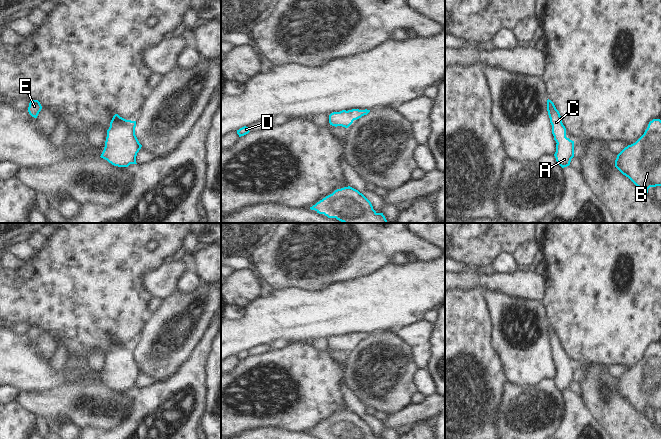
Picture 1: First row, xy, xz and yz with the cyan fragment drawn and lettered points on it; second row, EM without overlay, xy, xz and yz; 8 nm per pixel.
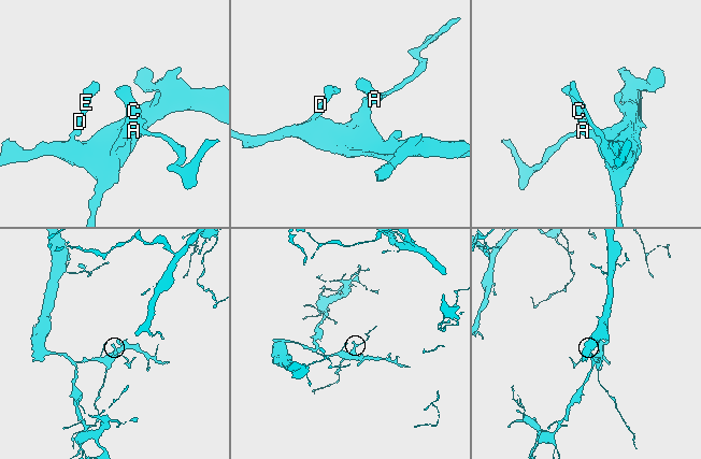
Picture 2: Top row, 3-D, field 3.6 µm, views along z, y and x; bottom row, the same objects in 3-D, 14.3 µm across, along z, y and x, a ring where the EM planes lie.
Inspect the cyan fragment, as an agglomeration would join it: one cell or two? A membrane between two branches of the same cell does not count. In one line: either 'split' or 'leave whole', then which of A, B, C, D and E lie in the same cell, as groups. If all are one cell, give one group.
leave whole; groups A B C D E

